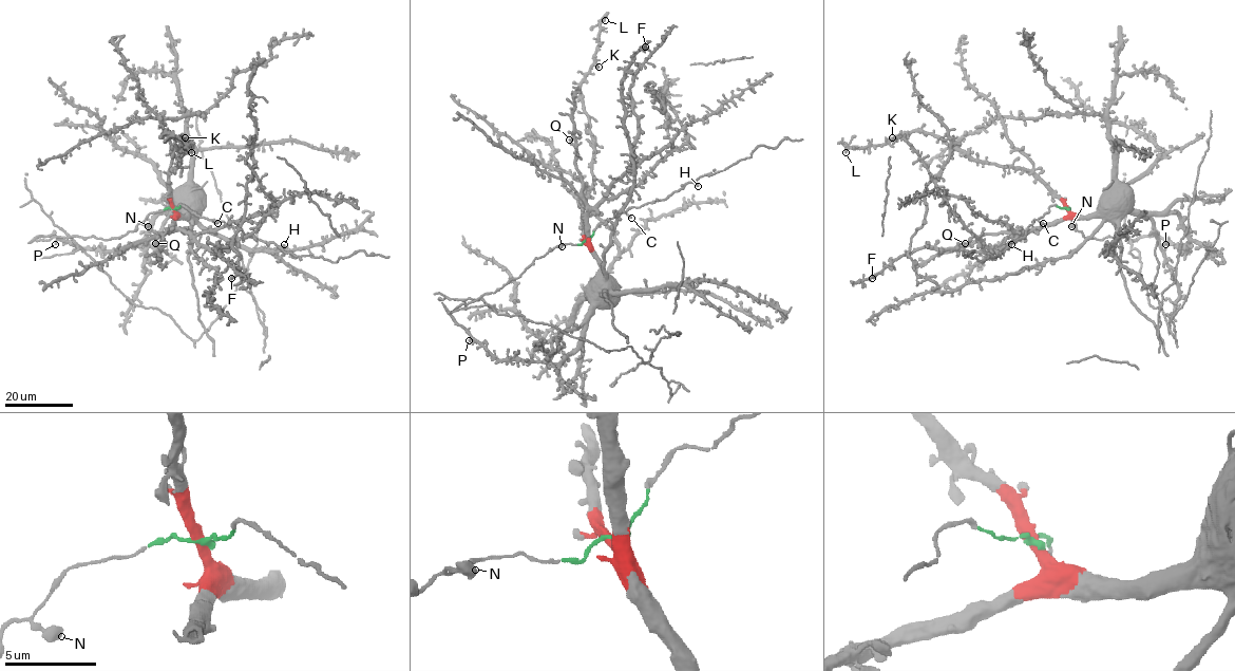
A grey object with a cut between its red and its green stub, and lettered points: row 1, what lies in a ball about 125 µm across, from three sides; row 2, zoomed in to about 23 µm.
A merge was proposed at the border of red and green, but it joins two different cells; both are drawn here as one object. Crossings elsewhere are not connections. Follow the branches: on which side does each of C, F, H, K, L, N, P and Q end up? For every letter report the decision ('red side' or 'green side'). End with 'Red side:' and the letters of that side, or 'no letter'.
C: green side
F: red side
H: green side
K: red side
L: red side
N: green side
P: red side
Q: red side
Red side: F, K, L, P, Q

